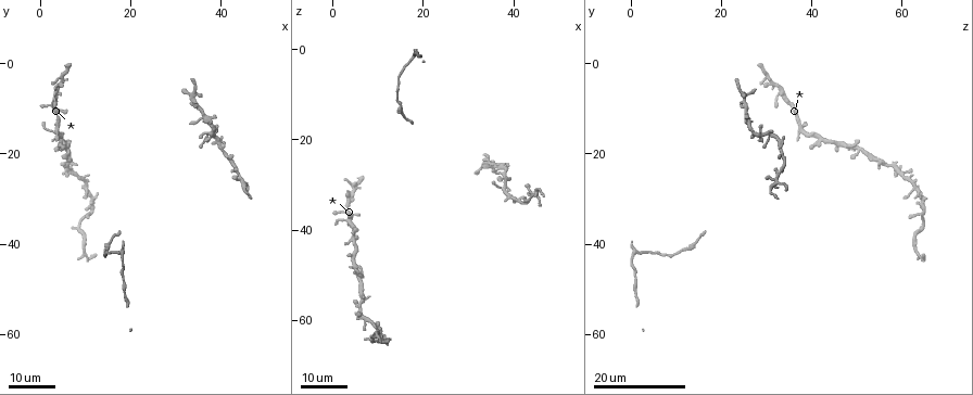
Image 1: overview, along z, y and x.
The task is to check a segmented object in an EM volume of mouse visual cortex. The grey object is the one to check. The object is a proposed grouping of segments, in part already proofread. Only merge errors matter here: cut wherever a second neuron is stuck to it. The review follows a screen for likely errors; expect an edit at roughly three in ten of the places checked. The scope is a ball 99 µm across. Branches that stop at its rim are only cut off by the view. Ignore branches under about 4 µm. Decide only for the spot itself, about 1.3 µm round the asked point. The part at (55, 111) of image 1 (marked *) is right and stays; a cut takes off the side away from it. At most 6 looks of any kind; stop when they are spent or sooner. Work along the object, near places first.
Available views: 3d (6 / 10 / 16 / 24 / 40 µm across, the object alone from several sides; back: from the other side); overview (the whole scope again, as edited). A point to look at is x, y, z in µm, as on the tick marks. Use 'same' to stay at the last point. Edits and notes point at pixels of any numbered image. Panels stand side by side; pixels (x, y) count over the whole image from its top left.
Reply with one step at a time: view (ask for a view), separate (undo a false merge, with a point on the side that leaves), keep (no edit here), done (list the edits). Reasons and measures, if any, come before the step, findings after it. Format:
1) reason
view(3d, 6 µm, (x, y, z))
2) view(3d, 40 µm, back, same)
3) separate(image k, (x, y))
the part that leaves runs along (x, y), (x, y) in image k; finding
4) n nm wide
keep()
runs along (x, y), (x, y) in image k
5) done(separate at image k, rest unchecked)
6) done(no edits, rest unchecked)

view(3d, 24 µm, (5.0, 18.0, 48.0))

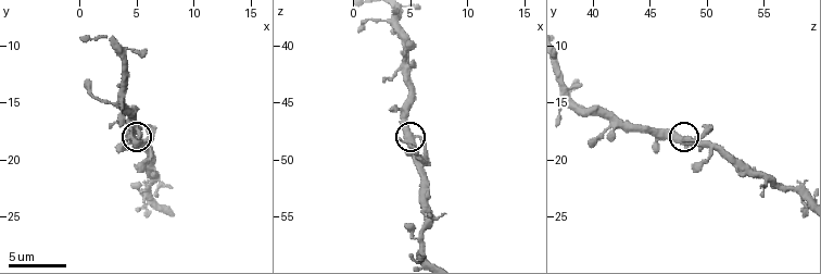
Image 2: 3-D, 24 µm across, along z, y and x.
view(3d, 6 µm, (5.2, 18.2, 47.8))

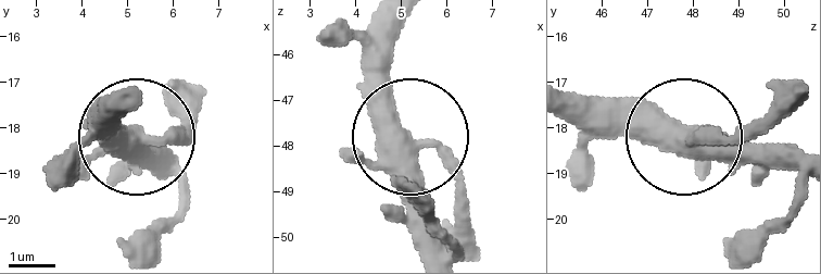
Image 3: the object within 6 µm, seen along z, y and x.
4 arms
keep()
runs along (389, 23), (393, 116), (436, 151), (467, 218) in image 3; one neuron here

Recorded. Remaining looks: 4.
four or more arms meet
view(3d, 24 µm, (10.5, 28.0, 63.0))

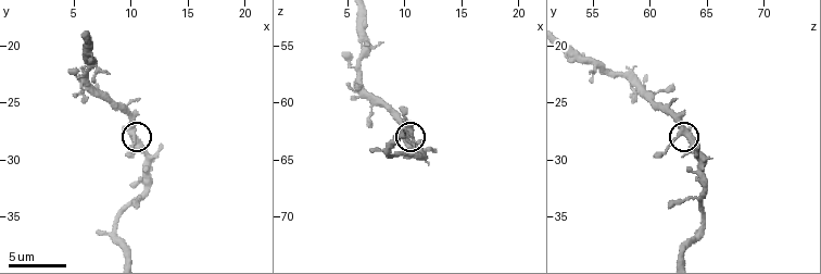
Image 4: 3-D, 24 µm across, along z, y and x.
zoom in
view(3d, 6 µm, (10.2, 27.8, 62.6))

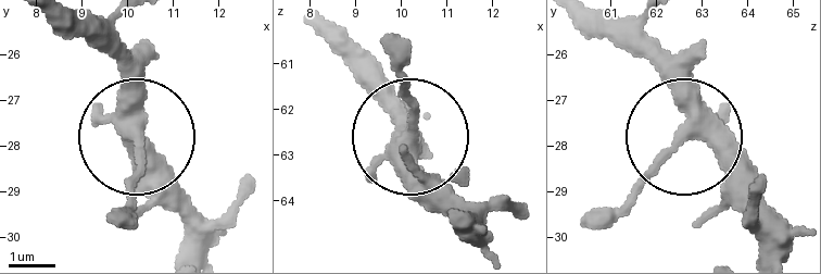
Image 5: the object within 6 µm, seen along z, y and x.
keep()
runs along (348, 60), (406, 134), (406, 52) in image 5; continuous, no second neuron

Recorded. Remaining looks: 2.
four arms meet
view(3d, 10 µm, (3.8, 15.0, 37.6))

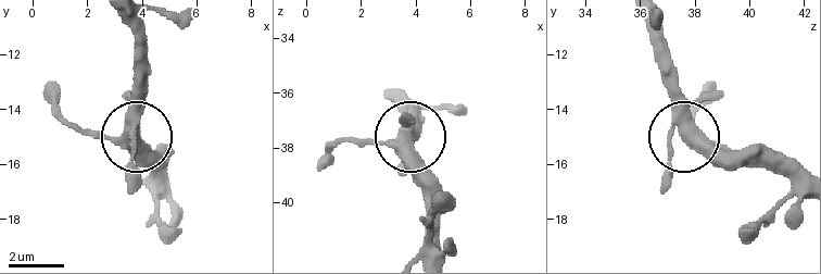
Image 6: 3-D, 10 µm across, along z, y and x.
view(3d, 10 µm, back, (3.5, 14.9, 37.6))

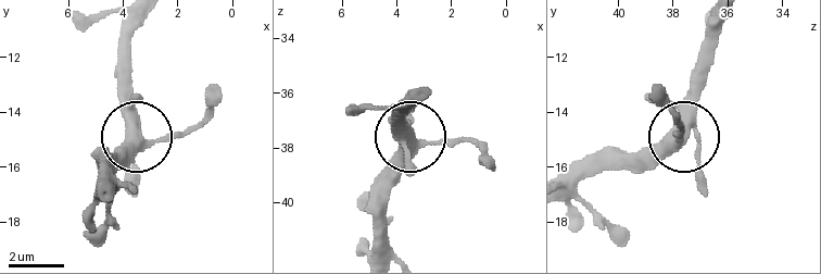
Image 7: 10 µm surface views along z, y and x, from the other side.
4 arms
keep()
runs along (722, 22), (694, 125), (636, 172) in image 7; one neuron here

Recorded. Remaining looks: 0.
done(no edits, rest unchecked)

